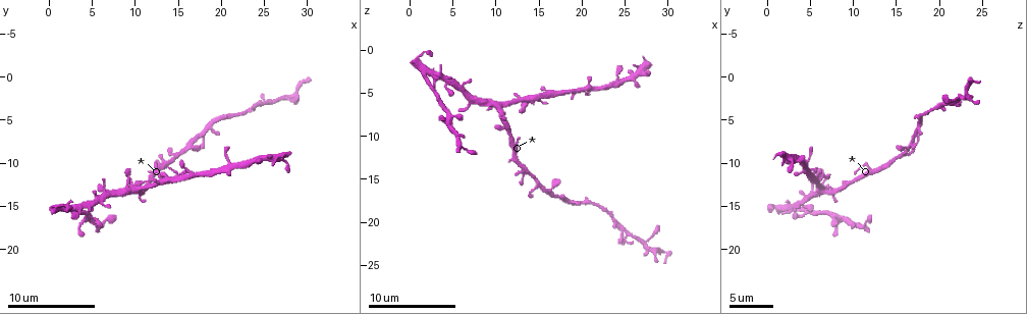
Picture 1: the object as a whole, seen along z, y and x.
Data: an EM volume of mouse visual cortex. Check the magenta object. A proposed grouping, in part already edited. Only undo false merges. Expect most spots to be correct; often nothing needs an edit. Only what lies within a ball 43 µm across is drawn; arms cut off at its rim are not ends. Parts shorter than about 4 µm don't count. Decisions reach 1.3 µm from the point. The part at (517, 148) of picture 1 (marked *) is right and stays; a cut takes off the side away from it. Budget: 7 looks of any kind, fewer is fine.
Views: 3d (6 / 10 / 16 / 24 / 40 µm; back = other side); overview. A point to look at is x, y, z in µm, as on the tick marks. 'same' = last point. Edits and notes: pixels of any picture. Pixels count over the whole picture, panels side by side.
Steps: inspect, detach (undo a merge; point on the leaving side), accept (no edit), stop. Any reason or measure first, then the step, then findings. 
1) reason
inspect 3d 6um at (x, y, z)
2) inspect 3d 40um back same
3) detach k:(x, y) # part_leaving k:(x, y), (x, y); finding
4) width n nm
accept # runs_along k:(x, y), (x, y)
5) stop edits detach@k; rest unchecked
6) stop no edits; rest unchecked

four arms meet
inspect 3d 16um at (10.2, 13.2, 6.2)

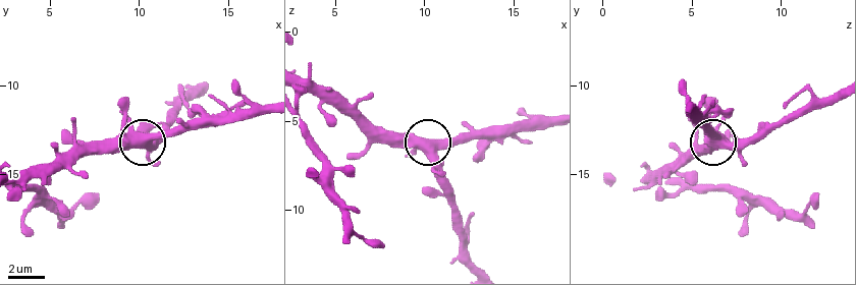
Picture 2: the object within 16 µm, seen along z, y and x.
side_arm 20 um
accept # runs_along 2:(466, 233), (438, 180), (429, 145), (484, 138); one neuron here

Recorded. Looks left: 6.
three arms meet
inspect 3d 6um at (4.2, 16.2, 7.6)

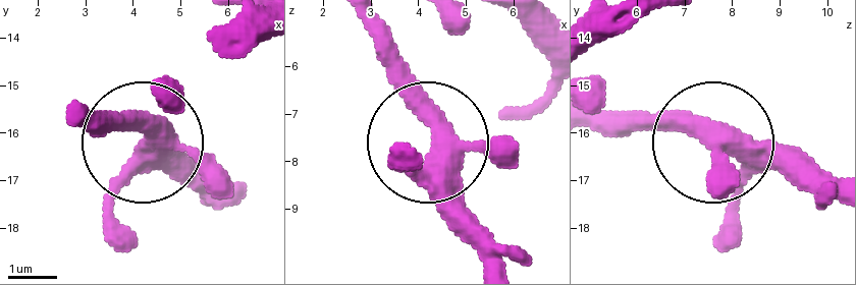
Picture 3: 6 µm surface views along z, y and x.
inspect 3d 6um back at (4.45, 16.05, 7.60)

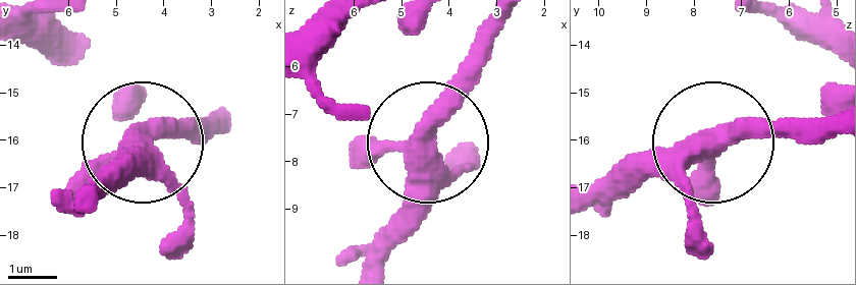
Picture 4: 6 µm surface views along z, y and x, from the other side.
width 400 nm
accept # runs_along 4:(837, 133), (666, 146), (597, 182); one neuron here

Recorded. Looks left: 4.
side arm on a straight run
inspect 3d 16um at (17.4, 7.0, 17.2)

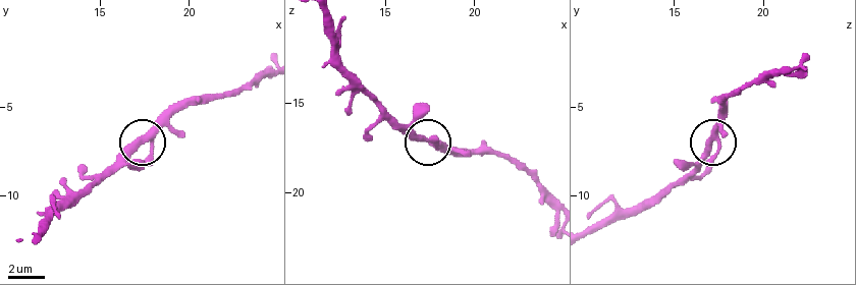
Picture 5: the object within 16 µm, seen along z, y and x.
accept # runs_along 5:(610, 214), (650, 208), (683, 181), (712, 140), (718, 110); one neuron here

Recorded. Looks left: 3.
stop no edits; rest unchecked

